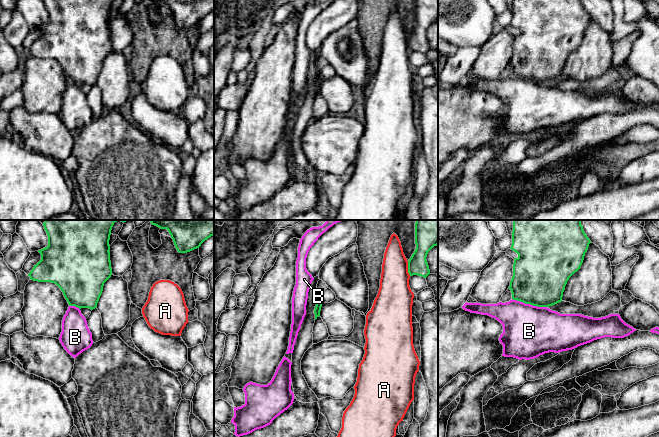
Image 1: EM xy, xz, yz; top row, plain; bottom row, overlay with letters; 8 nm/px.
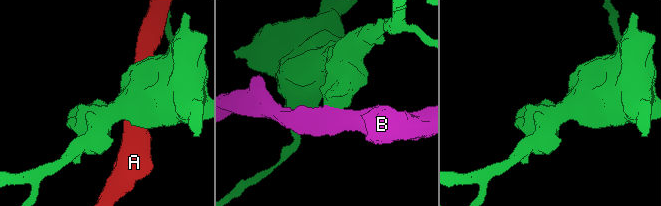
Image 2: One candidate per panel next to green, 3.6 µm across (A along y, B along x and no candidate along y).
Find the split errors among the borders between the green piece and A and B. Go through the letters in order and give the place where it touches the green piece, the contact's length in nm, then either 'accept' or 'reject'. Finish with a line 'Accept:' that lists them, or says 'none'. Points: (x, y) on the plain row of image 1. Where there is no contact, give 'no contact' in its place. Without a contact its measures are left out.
A: xz (408, 44) | 120 nm | reject
B: yz (529, 79) | 280 nm | reject
Accept: none

